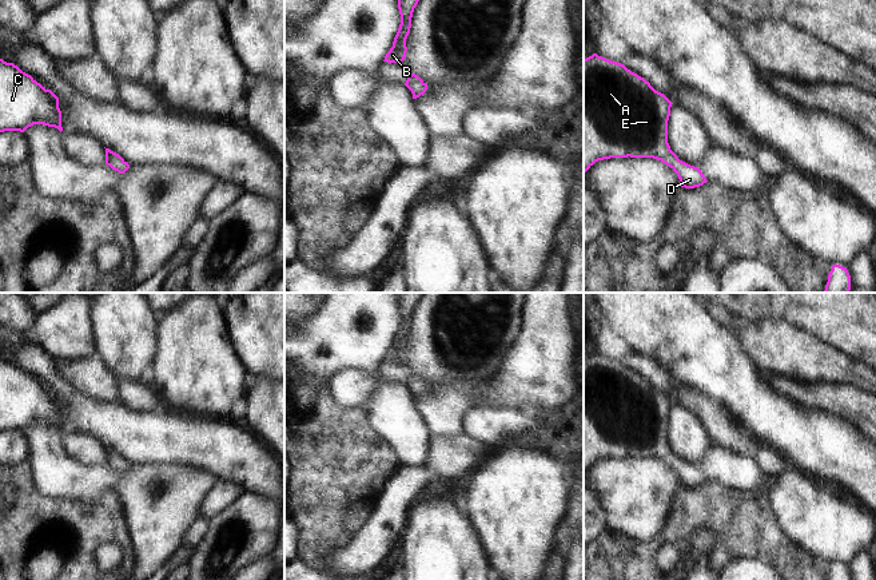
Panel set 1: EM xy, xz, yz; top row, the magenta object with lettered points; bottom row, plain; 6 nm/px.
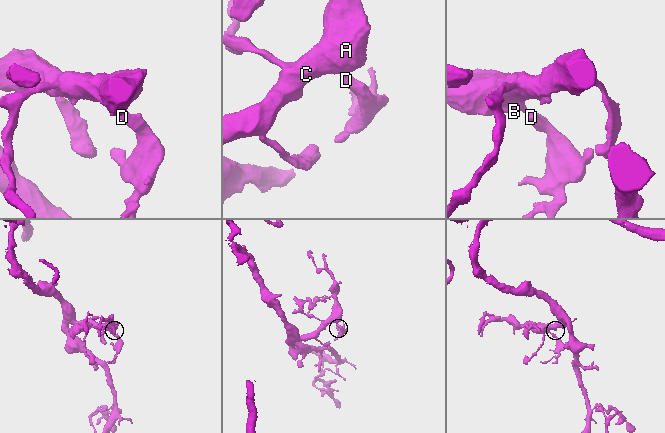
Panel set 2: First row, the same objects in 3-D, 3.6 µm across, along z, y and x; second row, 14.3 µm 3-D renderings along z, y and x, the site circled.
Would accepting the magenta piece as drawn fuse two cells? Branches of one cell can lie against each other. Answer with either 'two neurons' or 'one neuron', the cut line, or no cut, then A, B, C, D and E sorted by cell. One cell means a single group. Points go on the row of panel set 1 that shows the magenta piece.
one neuron | no cut | A B C D E

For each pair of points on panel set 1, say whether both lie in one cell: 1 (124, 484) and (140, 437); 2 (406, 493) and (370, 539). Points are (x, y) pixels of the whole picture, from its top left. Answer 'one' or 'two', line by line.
1: two
2: one

